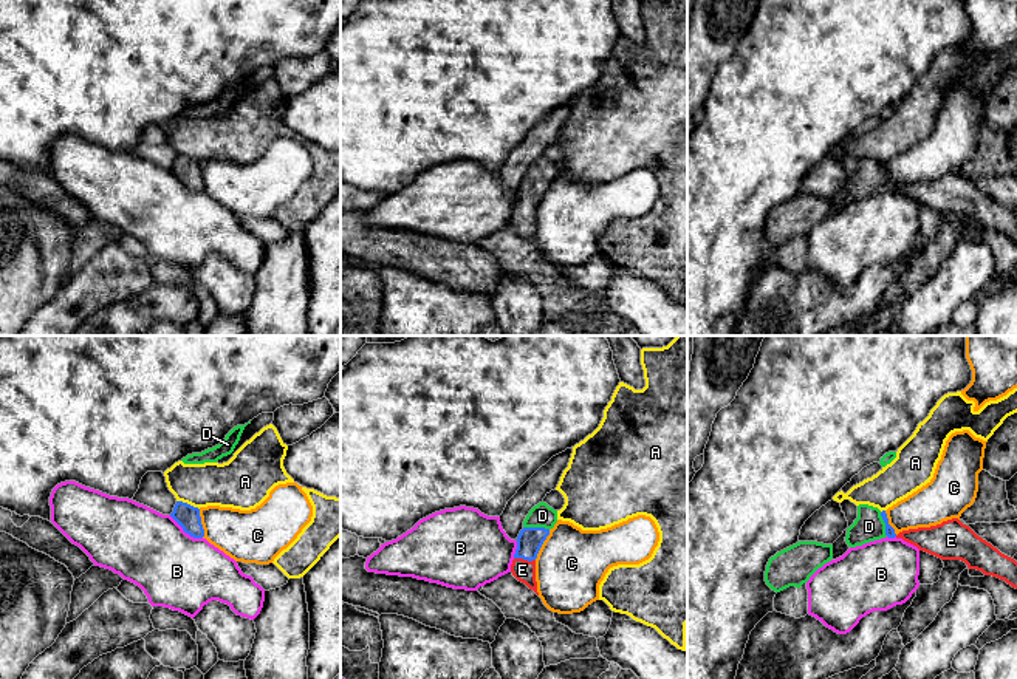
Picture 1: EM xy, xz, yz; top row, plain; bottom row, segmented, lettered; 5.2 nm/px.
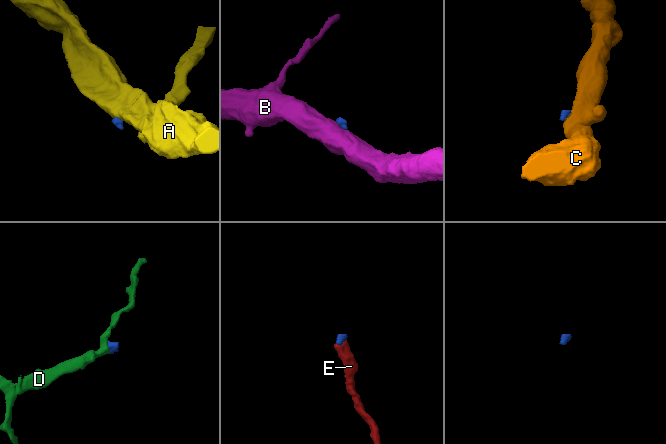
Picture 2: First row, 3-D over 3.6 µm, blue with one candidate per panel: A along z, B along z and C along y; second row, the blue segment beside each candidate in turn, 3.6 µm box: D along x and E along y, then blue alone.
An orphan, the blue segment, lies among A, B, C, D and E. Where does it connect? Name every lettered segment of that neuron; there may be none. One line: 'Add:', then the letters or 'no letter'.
Add: D, E

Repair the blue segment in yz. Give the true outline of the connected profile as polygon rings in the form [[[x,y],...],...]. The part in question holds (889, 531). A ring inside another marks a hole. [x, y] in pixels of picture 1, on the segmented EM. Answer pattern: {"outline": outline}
{"outline": [[[859,504],[858,518],[847,529],[847,544],[856,548],[885,537],[896,537],[895,529],[889,524],[885,510],[881,512],[878,507]]]}

